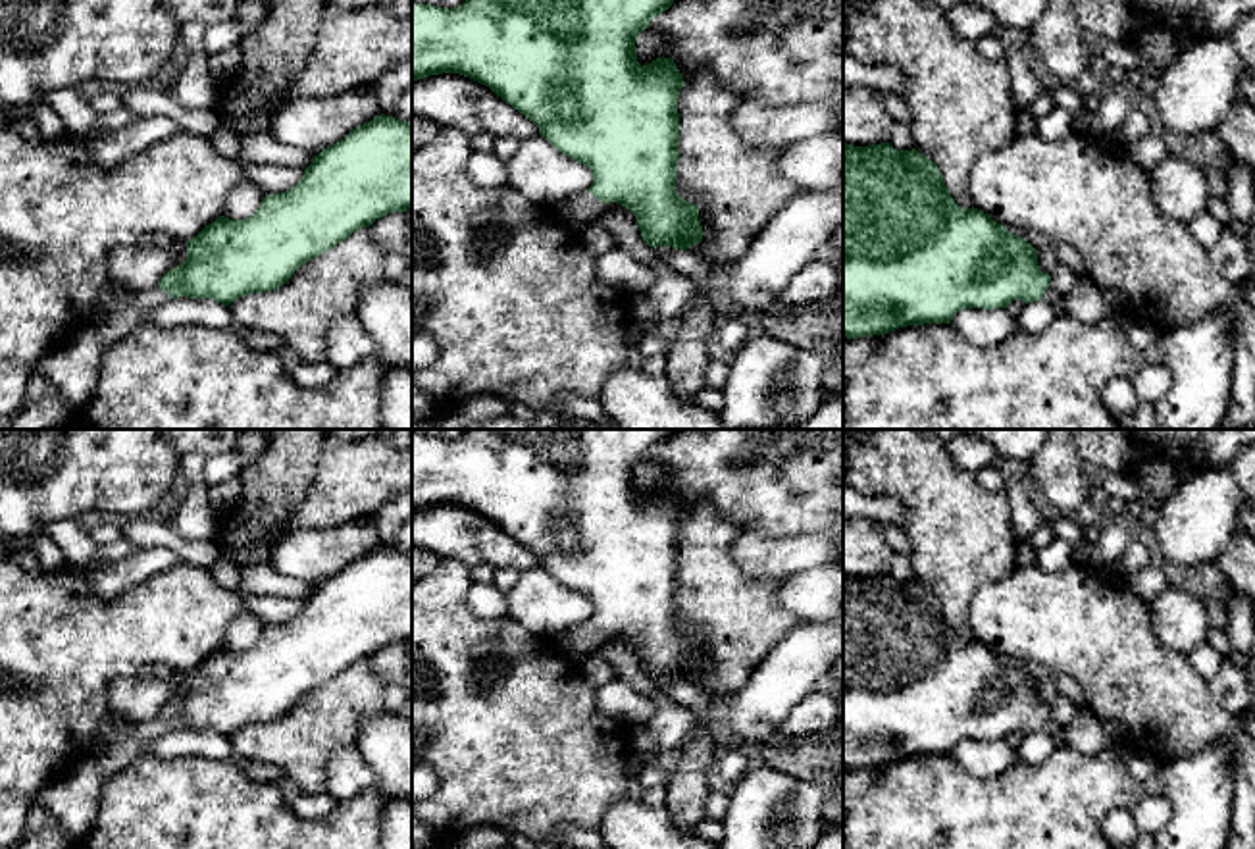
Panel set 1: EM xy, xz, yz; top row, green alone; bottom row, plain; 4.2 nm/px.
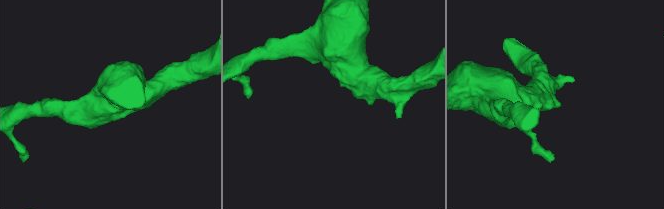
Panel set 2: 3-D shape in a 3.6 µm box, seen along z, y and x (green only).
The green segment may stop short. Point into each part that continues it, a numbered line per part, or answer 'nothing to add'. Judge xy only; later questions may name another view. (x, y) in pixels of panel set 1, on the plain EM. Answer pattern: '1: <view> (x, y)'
1: xy (74, 799)

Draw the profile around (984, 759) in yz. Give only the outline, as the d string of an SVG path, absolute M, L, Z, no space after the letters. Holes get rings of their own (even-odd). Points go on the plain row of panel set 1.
M964 739L953 747L951 757L976 778L995 778L1016 762L1016 747L1009 739Z

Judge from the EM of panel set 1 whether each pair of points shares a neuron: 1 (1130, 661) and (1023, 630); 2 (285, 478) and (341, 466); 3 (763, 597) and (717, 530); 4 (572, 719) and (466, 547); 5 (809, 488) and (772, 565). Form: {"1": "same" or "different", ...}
{"1": "same", "2": "different", "3": "same", "4": "different", "5": "different"}

